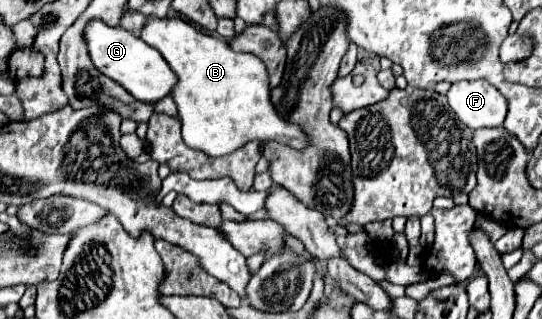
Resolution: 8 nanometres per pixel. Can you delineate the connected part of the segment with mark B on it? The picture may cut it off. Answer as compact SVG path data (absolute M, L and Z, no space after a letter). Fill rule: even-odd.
M147 17L141 39L155 47L177 75L171 99L183 121L183 141L187 147L203 151L209 157L227 155L247 141L277 141L303 149L307 137L301 127L283 121L269 101L269 79L261 59L249 53L237 53L223 37L213 37L191 23L173 17Z

